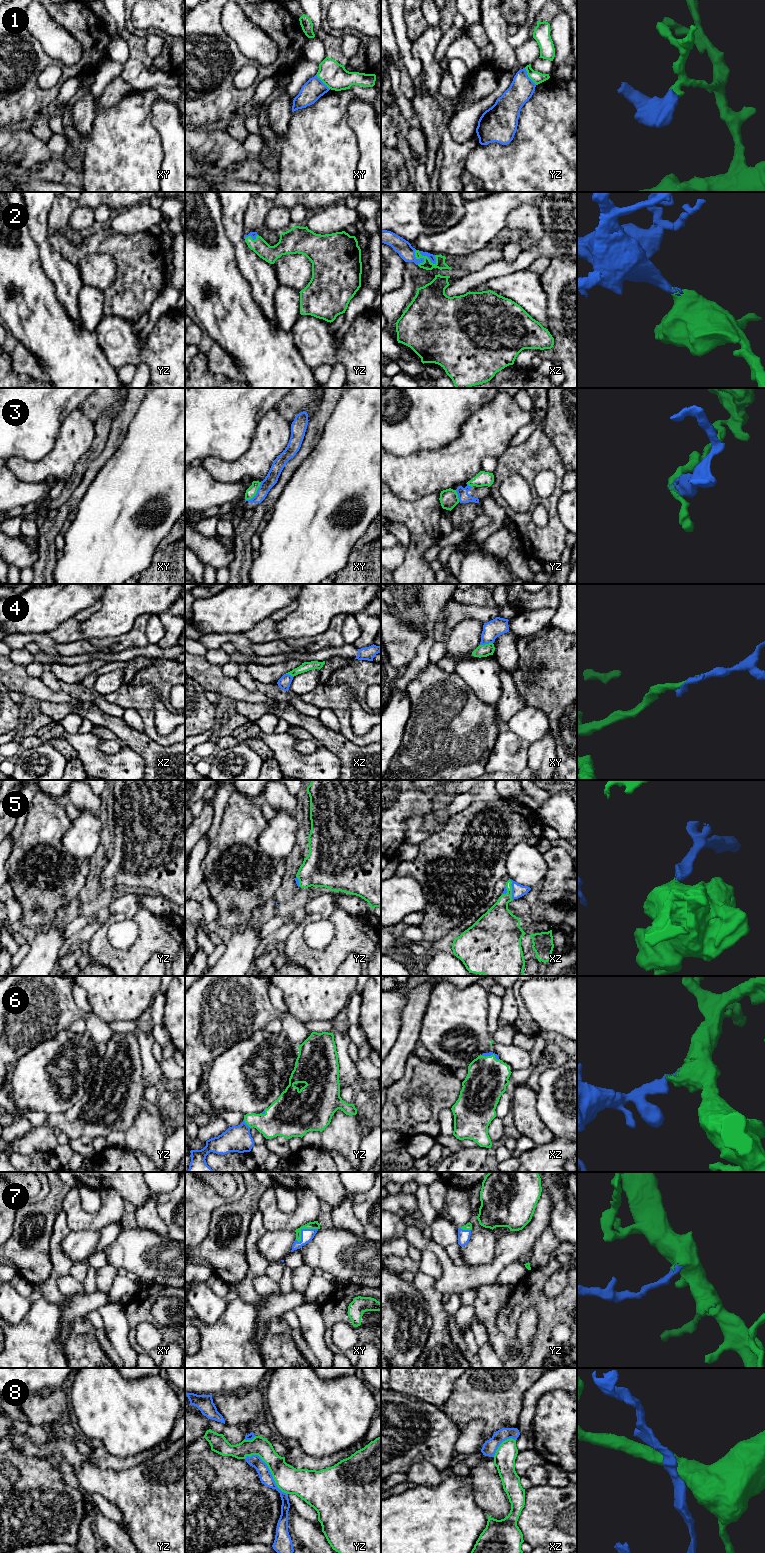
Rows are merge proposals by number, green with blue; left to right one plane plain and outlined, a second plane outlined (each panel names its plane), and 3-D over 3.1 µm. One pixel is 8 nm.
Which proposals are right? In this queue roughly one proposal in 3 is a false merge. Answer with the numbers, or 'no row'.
2, 4, 5, 6, 7

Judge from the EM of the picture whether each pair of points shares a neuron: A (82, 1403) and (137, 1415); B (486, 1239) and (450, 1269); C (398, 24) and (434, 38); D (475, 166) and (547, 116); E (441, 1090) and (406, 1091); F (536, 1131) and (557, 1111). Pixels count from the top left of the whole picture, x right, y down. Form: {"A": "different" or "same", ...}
{"A": "same", "B": "different", "C": "different", "D": "same", "E": "same", "F": "different"}

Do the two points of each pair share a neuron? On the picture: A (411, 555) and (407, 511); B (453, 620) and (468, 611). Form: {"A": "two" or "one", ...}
{"A": "one", "B": "one"}

